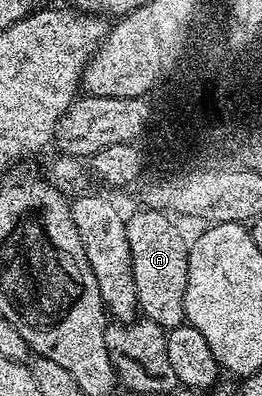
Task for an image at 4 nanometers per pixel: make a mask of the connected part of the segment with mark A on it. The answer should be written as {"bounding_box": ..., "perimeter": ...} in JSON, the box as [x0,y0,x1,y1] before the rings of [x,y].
{"bounding_box":[127,207,189,330],"perimeter":[[[146,207],[140,208],[140,213],[130,214],[127,217],[127,238],[129,239],[129,247],[131,248],[131,266],[133,267],[133,283],[137,283],[137,297],[139,299],[138,312],[144,318],[153,323],[157,323],[165,330],[173,330],[178,325],[186,322],[187,316],[185,315],[185,289],[187,287],[187,254],[189,252],[188,238],[183,238],[183,233],[174,225],[176,222],[172,220],[168,214],[160,213],[158,209],[149,209]]]}

